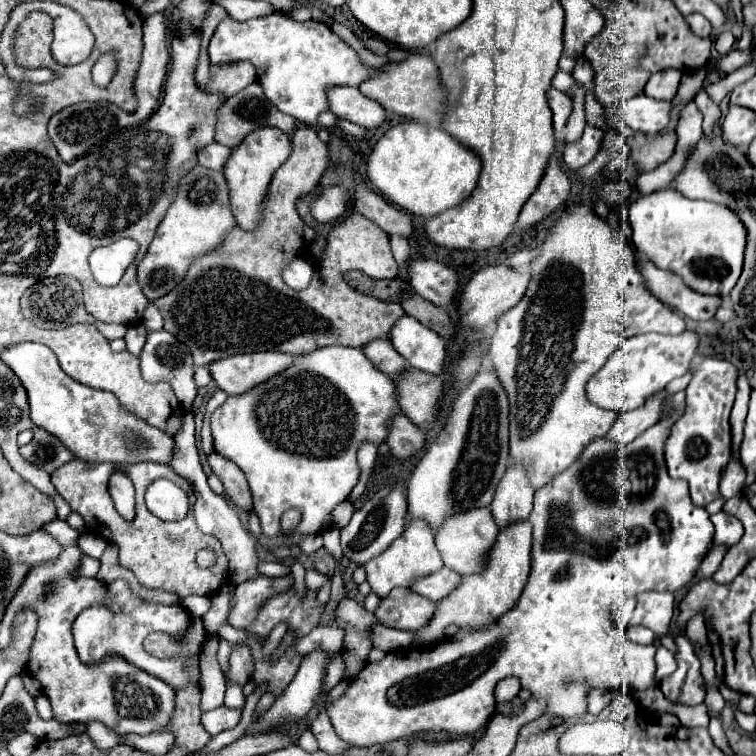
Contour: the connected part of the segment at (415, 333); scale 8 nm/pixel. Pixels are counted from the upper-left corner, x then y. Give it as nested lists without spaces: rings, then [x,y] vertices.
[[[403,316],[393,326],[389,340],[411,368],[429,374],[443,374],[447,364],[447,348],[443,338],[431,328],[411,316]]]

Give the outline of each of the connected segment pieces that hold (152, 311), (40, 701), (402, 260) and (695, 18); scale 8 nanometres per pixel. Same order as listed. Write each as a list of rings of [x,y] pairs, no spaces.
[[[149,302],[149,306],[145,308],[143,324],[147,326],[147,330],[161,330],[163,328],[163,316],[161,316],[159,308],[153,302]]]
[[[43,694],[37,696],[35,708],[37,708],[39,718],[43,718],[43,720],[51,720],[51,718],[53,718],[53,710],[51,710],[51,706],[49,706],[49,700],[47,700]]]
[[[391,236],[391,250],[393,250],[393,256],[397,260],[399,266],[407,266],[407,262],[411,260],[411,248],[409,248],[409,242],[401,236]]]
[[[689,14],[689,16],[685,16],[687,18],[687,22],[689,22],[689,26],[691,26],[691,30],[697,34],[697,36],[709,36],[711,34],[711,24],[709,24],[709,20],[705,18],[705,16],[701,16],[701,14]]]

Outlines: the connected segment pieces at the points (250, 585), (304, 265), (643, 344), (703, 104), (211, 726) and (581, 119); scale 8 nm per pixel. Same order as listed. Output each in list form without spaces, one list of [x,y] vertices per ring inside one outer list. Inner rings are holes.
[[[291,574],[281,578],[257,576],[253,580],[241,582],[235,590],[235,608],[229,614],[229,624],[233,628],[247,628],[257,618],[257,610],[267,602],[267,598],[287,592],[289,586],[293,586]],[[245,618],[247,618],[247,624],[245,624]]]
[[[297,258],[297,262],[291,262],[283,274],[285,284],[293,290],[307,288],[311,282],[311,276],[313,276],[313,266],[303,258]]]
[[[685,330],[677,336],[665,336],[657,332],[631,336],[587,382],[587,398],[601,408],[617,412],[639,408],[643,406],[649,394],[665,388],[673,378],[683,376],[689,370],[697,346],[699,346],[699,334],[691,330]]]
[[[699,92],[699,94],[695,96],[695,104],[697,104],[697,108],[701,110],[701,114],[705,116],[705,120],[703,120],[703,132],[705,132],[707,138],[711,138],[711,136],[713,136],[713,126],[721,120],[721,108],[719,108],[719,104],[713,102],[711,96],[707,96],[705,92]]]
[[[219,706],[215,710],[203,712],[201,722],[209,734],[219,734],[223,730],[231,730],[239,724],[241,720],[241,710],[231,710],[227,706]]]
[[[577,88],[573,92],[573,114],[569,116],[569,122],[567,122],[567,136],[565,136],[565,142],[577,142],[583,134],[583,128],[585,128],[585,88]]]

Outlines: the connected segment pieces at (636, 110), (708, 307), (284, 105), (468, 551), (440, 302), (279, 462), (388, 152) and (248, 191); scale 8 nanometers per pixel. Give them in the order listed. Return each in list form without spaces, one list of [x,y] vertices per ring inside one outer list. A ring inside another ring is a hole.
[[[637,96],[631,100],[625,100],[617,112],[611,116],[621,118],[629,128],[645,132],[645,134],[657,134],[665,130],[671,122],[671,100],[657,100],[649,96]]]
[[[653,262],[641,264],[641,274],[647,278],[647,286],[667,306],[677,308],[693,320],[711,320],[723,302],[723,296],[707,296],[691,290],[681,276],[659,270]]]
[[[273,12],[265,18],[253,18],[245,22],[237,22],[233,18],[225,18],[209,44],[209,58],[211,64],[221,62],[239,62],[239,60],[251,60],[257,68],[257,82],[263,86],[265,96],[285,114],[291,114],[299,122],[307,126],[317,126],[317,118],[321,112],[329,110],[327,102],[327,90],[333,86],[359,86],[361,82],[377,76],[377,68],[371,68],[361,62],[357,52],[343,42],[337,34],[331,32],[331,28],[323,22],[307,20],[307,22],[295,22],[283,12]]]
[[[481,508],[481,510],[469,510],[469,514],[461,514],[457,518],[449,518],[449,522],[441,526],[441,534],[435,536],[435,542],[445,566],[465,576],[465,574],[477,574],[485,568],[487,556],[497,540],[497,534],[499,530],[497,530],[497,524],[493,522],[491,510]]]
[[[411,260],[407,266],[411,286],[419,296],[435,306],[451,306],[459,288],[453,268],[435,260]]]
[[[329,346],[295,358],[295,364],[277,378],[271,378],[241,396],[229,396],[225,404],[213,412],[211,430],[215,450],[235,462],[247,476],[253,508],[261,520],[261,532],[267,538],[283,538],[293,534],[321,534],[333,528],[331,512],[349,498],[357,484],[357,448],[363,442],[385,442],[389,424],[399,412],[395,382],[373,366],[363,348]],[[291,508],[301,512],[301,520],[293,532],[285,534],[281,516]]]
[[[403,122],[389,128],[375,144],[367,174],[371,184],[399,208],[417,216],[435,216],[461,204],[475,188],[481,172],[479,156],[451,138],[441,126]]]
[[[257,128],[253,130],[231,154],[229,162],[225,164],[225,178],[231,190],[231,206],[233,214],[237,214],[237,222],[243,230],[257,230],[263,218],[263,202],[273,180],[277,168],[291,156],[291,138],[289,134],[277,128]]]

